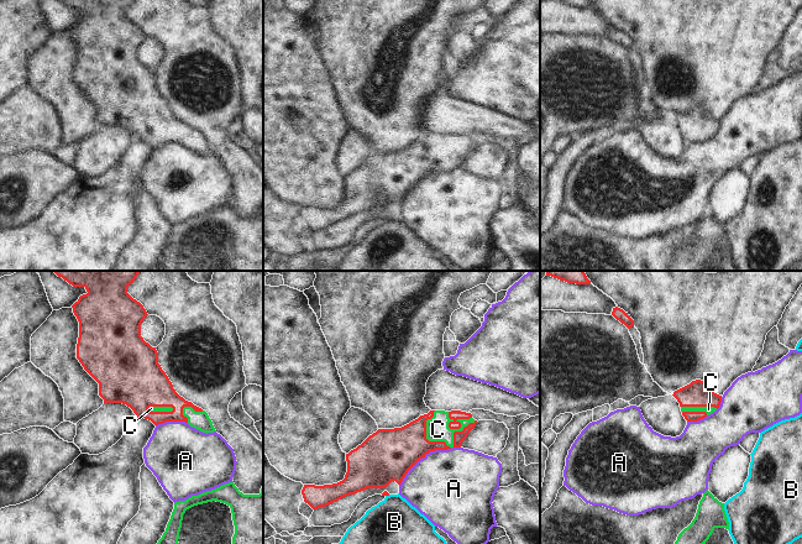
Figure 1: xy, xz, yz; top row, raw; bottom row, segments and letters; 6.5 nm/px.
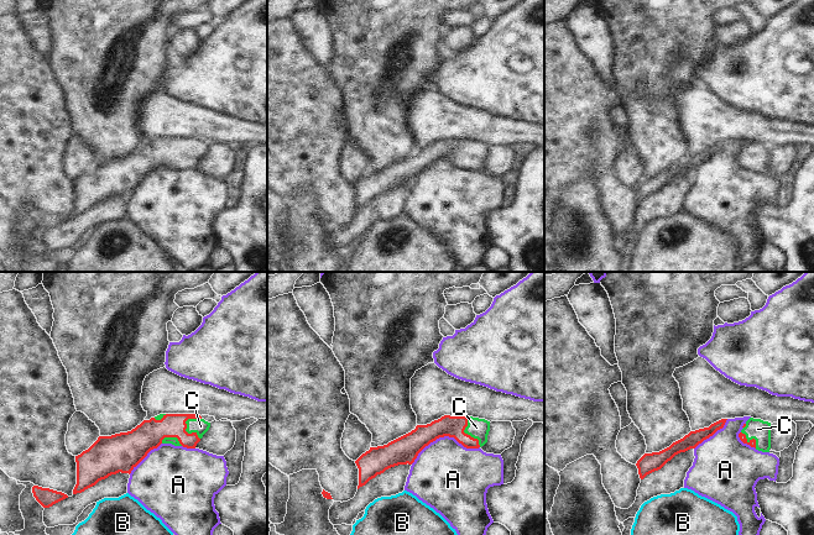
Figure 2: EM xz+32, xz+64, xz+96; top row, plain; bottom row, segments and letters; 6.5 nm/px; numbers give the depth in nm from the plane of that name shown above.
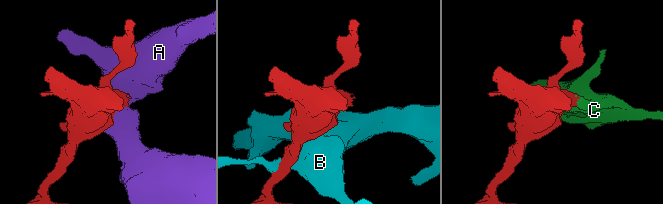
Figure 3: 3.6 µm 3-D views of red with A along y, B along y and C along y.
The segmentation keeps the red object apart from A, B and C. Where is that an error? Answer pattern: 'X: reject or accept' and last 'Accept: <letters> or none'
A: reject
B: reject
C: accept
Accept: C

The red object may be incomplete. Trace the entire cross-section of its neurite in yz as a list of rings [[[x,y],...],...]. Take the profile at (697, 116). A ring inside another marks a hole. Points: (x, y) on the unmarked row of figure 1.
[[[701,103],[677,113],[672,117],[680,126],[682,138],[687,145],[698,145],[715,135],[722,125],[722,119],[712,115]]]

